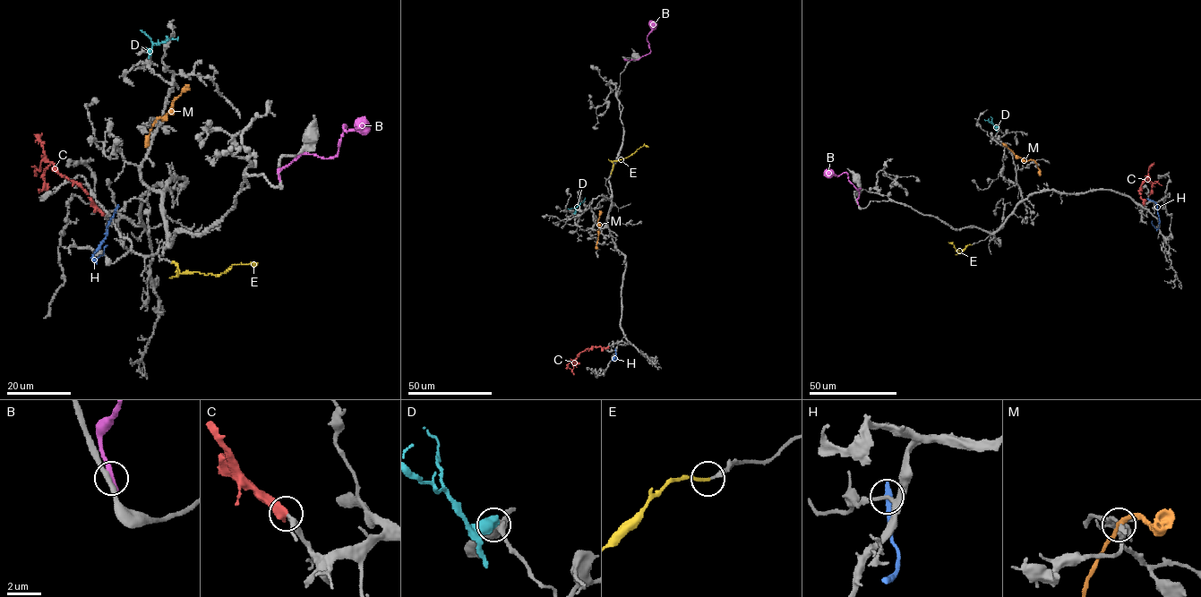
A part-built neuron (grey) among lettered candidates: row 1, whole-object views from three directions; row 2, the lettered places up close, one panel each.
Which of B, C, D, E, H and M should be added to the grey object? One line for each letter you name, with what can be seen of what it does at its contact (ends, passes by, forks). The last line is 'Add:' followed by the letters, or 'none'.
C: it ends there
E: it ends there
Add: C, E

